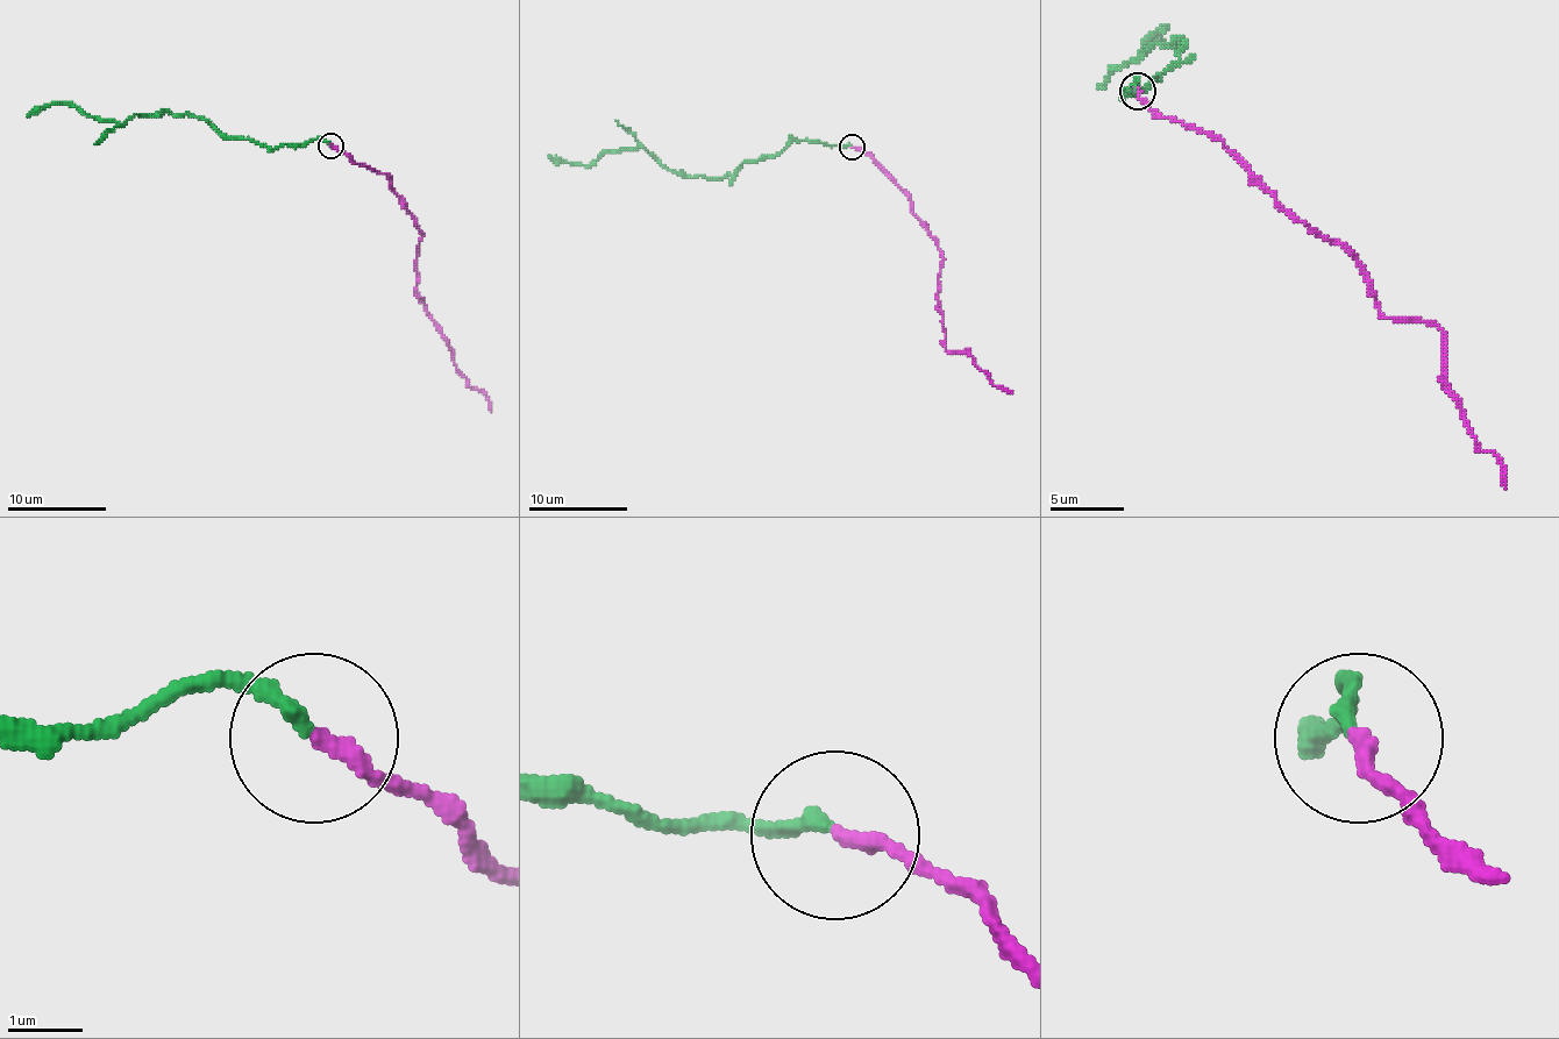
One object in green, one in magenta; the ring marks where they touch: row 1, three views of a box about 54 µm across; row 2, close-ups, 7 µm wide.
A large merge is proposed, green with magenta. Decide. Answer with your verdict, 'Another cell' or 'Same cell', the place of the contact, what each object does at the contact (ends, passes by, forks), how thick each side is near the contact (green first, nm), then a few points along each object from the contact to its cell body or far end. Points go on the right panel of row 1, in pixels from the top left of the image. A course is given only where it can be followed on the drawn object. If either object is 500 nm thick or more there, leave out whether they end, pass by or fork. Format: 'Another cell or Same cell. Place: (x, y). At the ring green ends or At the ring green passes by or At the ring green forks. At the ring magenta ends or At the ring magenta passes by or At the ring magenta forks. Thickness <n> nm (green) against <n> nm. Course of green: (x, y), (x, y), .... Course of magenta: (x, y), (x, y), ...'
Another cell. Place: (1137, 91). At the ring green ends. At the ring magenta ends. Thickness 200 nm (green) against 240 nm. Course of green: (1134, 92), (1134, 80), (1127, 95), (1157, 80), (1183, 43), (1157, 43), (1138, 58), (1165, 28), (1150, 47). Course of magenta: (1138, 92), (1157, 114), (1209, 133), (1357, 262), (1387, 318), (1438, 329), (1446, 389), (1506, 489)

